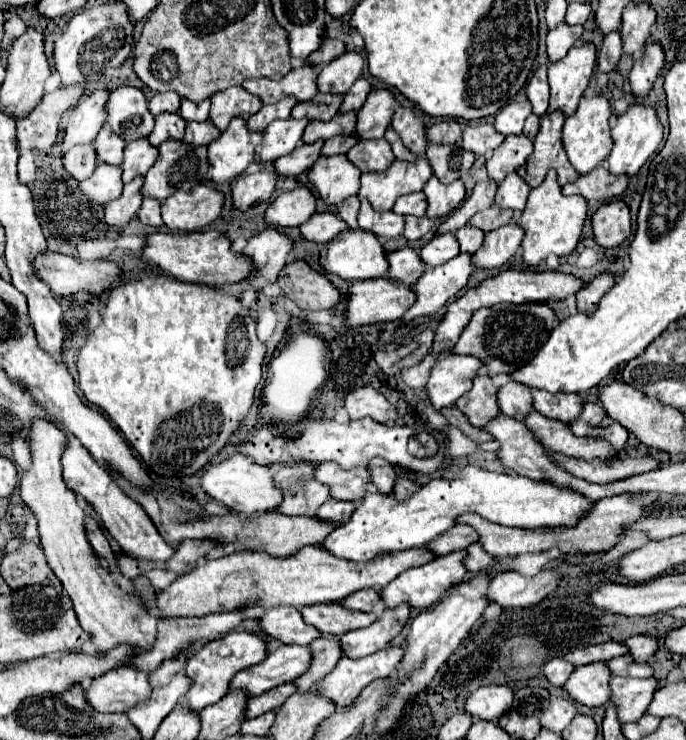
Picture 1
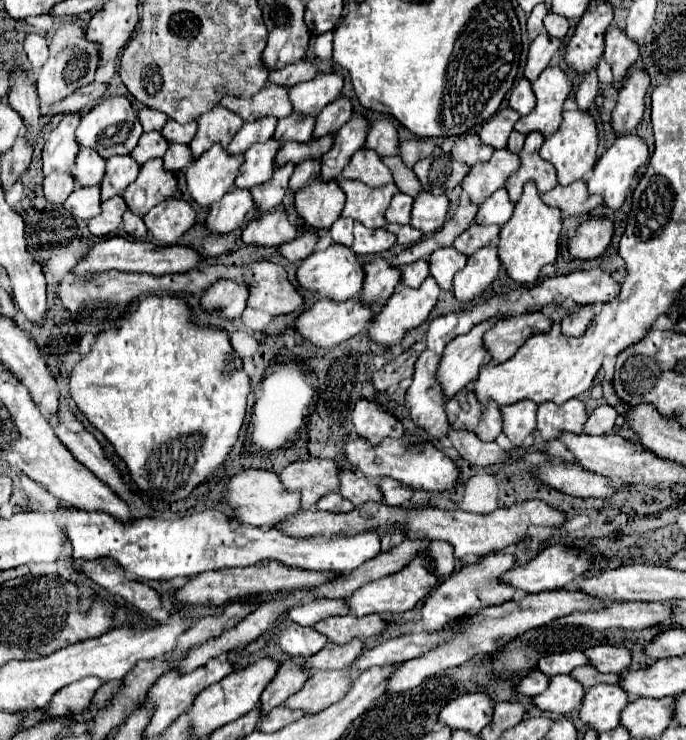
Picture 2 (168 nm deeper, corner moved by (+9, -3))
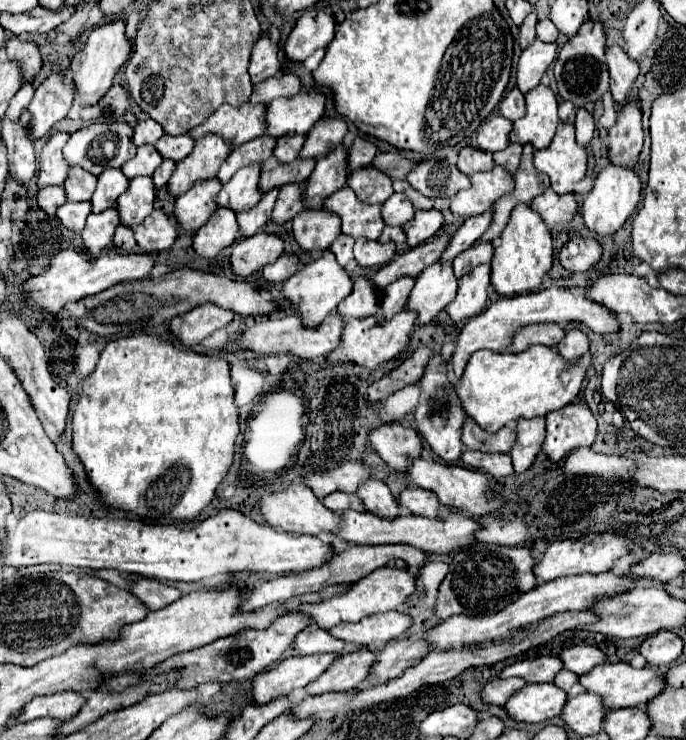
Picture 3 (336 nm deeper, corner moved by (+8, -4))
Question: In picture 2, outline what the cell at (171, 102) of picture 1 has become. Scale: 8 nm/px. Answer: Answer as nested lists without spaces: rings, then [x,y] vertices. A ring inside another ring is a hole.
[[[141,108],[139,110],[139,122],[143,126],[143,132],[153,132],[153,130],[161,130],[167,122],[167,116],[159,110],[151,110],[151,108]]]

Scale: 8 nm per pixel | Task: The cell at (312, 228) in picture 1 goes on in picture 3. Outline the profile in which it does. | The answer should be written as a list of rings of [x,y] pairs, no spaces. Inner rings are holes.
[[[280,255],[274,263],[266,265],[262,275],[268,283],[278,283],[278,281],[286,281],[290,275],[294,275],[298,271],[298,255]]]

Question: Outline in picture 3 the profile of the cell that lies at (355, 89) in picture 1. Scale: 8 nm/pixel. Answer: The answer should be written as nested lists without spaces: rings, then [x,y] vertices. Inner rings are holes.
[[[324,117],[306,135],[300,157],[324,157],[332,147],[340,145],[348,127],[342,117]]]

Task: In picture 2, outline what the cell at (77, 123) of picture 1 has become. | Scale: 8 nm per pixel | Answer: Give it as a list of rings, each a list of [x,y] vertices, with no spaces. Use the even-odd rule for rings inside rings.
[[[79,114],[63,116],[61,124],[49,134],[43,146],[43,174],[69,172],[75,164],[79,146],[75,142],[75,128],[79,126]]]

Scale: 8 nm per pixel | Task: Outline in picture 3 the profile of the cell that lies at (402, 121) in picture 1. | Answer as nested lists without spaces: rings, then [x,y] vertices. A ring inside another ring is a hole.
[[[356,137],[352,147],[350,147],[350,159],[348,159],[348,167],[350,169],[358,169],[358,167],[366,167],[374,161],[378,153],[378,147],[366,139],[366,137]]]

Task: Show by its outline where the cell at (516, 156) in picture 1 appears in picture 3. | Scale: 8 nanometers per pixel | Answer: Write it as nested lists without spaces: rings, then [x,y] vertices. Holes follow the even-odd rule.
[[[494,165],[490,171],[474,173],[472,187],[458,191],[452,197],[452,213],[456,217],[472,217],[478,215],[494,205],[494,201],[506,193],[512,193],[514,189],[514,177],[508,169],[502,165]]]

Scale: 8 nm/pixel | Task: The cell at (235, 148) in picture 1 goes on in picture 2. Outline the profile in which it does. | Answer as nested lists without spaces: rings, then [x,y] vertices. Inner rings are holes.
[[[221,144],[209,148],[199,160],[191,162],[187,176],[189,196],[203,208],[209,208],[213,202],[221,200],[237,178],[243,156],[229,156]]]

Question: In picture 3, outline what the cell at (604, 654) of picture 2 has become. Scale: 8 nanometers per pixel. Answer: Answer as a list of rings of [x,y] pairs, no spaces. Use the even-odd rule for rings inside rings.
[[[574,645],[570,649],[564,649],[560,657],[566,669],[576,675],[590,673],[596,665],[602,665],[604,661],[608,661],[608,657],[598,647],[588,647],[588,645]]]

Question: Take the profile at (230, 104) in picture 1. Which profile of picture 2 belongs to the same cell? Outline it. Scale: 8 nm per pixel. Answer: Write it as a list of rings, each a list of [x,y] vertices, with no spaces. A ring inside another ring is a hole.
[[[217,104],[207,114],[203,114],[197,124],[199,124],[199,130],[193,142],[189,144],[193,160],[197,160],[203,152],[207,152],[207,148],[211,148],[213,144],[221,144],[223,148],[227,148],[229,140],[233,140],[237,130],[243,126],[243,120],[237,114]]]

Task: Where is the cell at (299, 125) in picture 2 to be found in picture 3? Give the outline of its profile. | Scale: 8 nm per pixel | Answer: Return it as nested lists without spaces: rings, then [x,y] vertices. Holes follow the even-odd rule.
[[[284,135],[284,137],[278,137],[278,143],[276,143],[276,149],[274,149],[274,155],[278,157],[278,161],[294,161],[304,145],[304,135]]]

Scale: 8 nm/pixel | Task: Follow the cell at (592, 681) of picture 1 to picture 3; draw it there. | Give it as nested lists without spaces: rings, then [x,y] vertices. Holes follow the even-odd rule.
[[[532,683],[510,697],[506,711],[512,719],[524,723],[540,723],[562,715],[568,693],[554,683]]]

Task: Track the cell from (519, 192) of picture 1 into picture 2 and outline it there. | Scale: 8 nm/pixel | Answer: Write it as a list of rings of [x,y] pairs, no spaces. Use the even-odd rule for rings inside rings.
[[[501,188],[501,190],[497,190],[495,194],[491,194],[485,200],[485,206],[481,204],[481,208],[479,208],[477,216],[475,216],[475,222],[477,224],[497,224],[497,226],[503,226],[511,218],[513,208],[515,208],[515,204],[509,200],[507,190]]]

